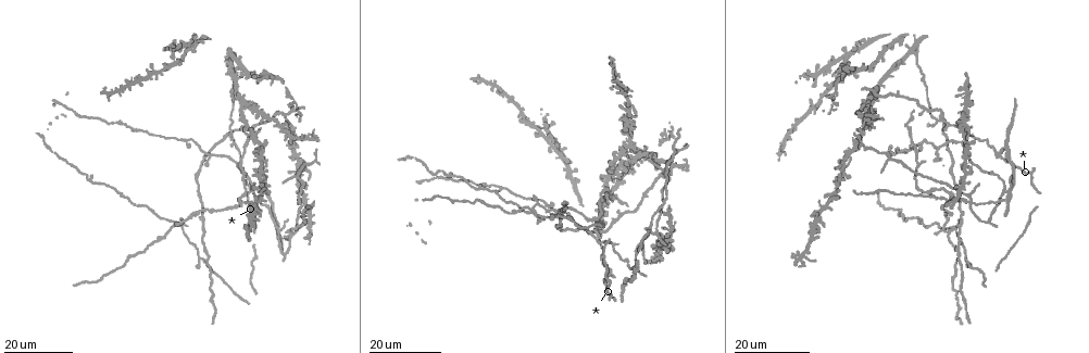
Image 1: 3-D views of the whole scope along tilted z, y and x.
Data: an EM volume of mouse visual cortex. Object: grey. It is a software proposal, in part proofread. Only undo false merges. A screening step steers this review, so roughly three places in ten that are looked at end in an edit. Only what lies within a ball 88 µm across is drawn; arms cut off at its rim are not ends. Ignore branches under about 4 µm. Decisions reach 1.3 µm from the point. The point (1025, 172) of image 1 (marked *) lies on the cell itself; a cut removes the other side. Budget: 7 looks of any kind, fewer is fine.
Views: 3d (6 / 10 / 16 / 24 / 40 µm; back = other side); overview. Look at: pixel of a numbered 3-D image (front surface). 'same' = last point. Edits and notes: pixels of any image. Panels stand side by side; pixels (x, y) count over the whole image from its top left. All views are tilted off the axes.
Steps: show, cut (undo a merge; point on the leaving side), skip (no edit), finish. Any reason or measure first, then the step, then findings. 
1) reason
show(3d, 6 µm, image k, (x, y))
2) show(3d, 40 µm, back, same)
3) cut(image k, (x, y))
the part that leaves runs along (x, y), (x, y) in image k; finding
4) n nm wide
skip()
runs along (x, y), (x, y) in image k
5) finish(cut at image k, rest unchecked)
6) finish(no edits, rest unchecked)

small branch off a trunk
show(3d, 16 µm, image 1, (973, 202))

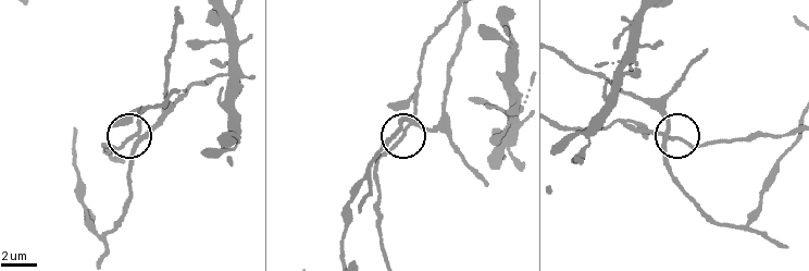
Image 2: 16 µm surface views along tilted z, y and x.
show(3d, 6 µm, image 2, (670, 137))

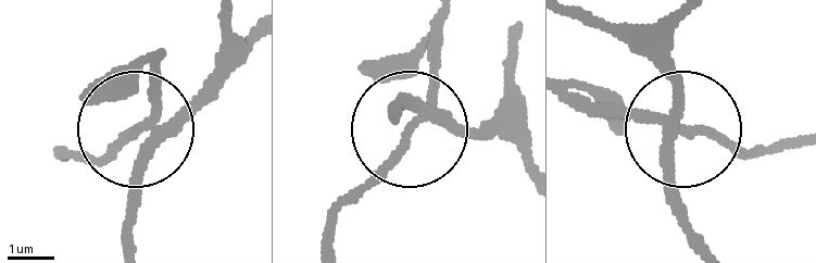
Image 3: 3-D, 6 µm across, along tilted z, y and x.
show(3d, 6 µm, back, image 3, (133, 131))

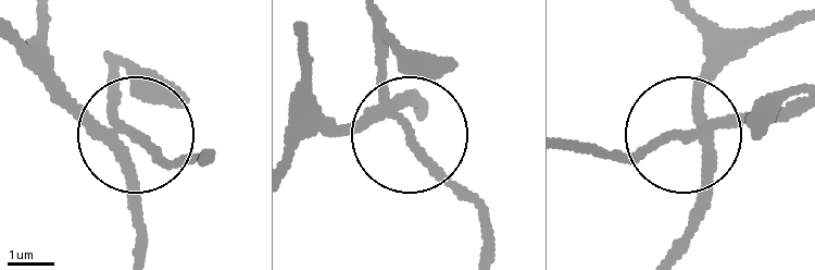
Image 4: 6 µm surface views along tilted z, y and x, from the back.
180 nm wide
cut(image 4, (154, 98))
a second cell is stuck on

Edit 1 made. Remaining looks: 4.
a fork
show(3d, 16 µm, image 1, (888, 156))

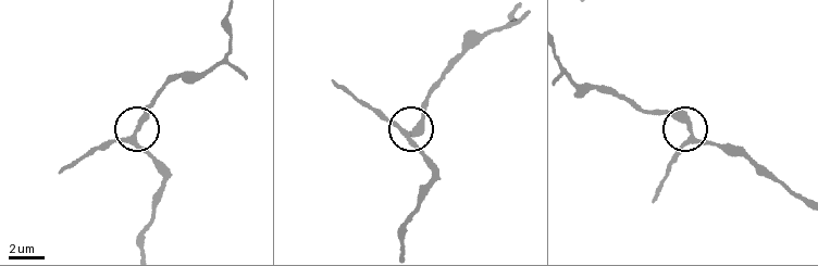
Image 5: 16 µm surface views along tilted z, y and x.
show(3d, 6 µm, image 5, (406, 134))

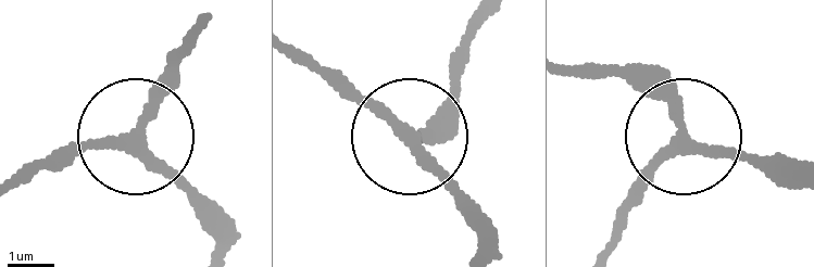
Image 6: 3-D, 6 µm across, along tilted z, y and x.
side arm 6 µm; 3 arms
skip()
continuous, no second cell

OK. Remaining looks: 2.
four-way junction
show(3d, 16 µm, image 1, (232, 136))

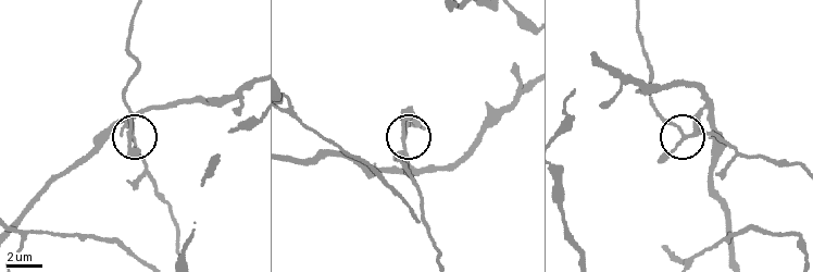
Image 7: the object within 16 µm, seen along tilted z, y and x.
show(3d, 10 µm, image 7, (694, 129))

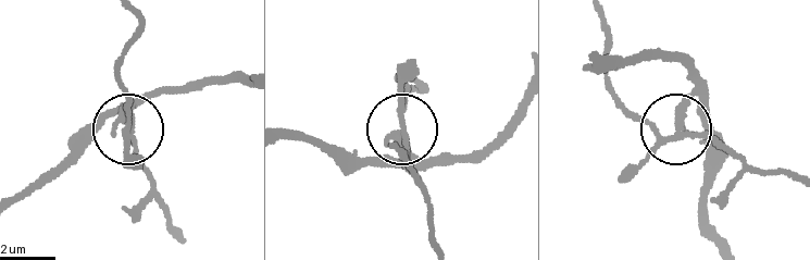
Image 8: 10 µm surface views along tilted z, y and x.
side arm 105 µm
cut(image 8, (391, 163))
the part that leaves runs along (677, 133), (684, 108), (697, 109), (705, 219), (720, 244) in image 8; a second cell is stuck on

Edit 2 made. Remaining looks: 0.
finish(cut at image 4, cut at image 8, rest unchecked)

